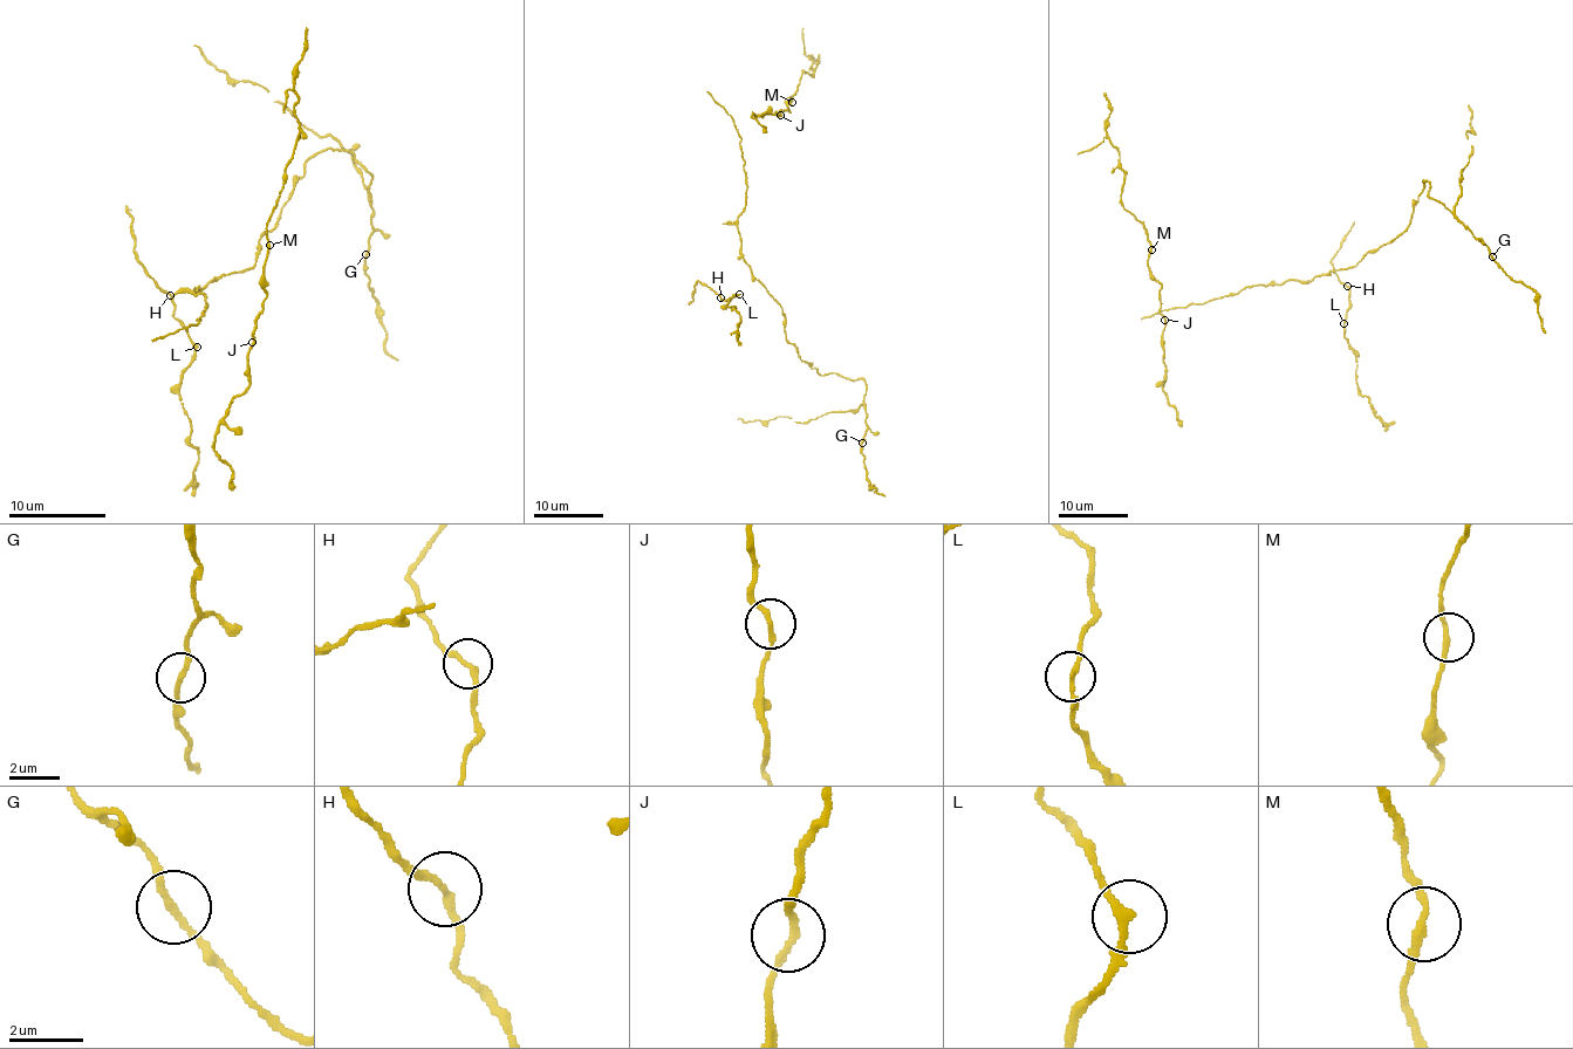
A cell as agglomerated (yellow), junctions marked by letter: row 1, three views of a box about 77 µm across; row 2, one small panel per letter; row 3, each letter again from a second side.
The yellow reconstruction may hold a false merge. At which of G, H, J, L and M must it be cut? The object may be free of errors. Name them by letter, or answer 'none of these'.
none of these

